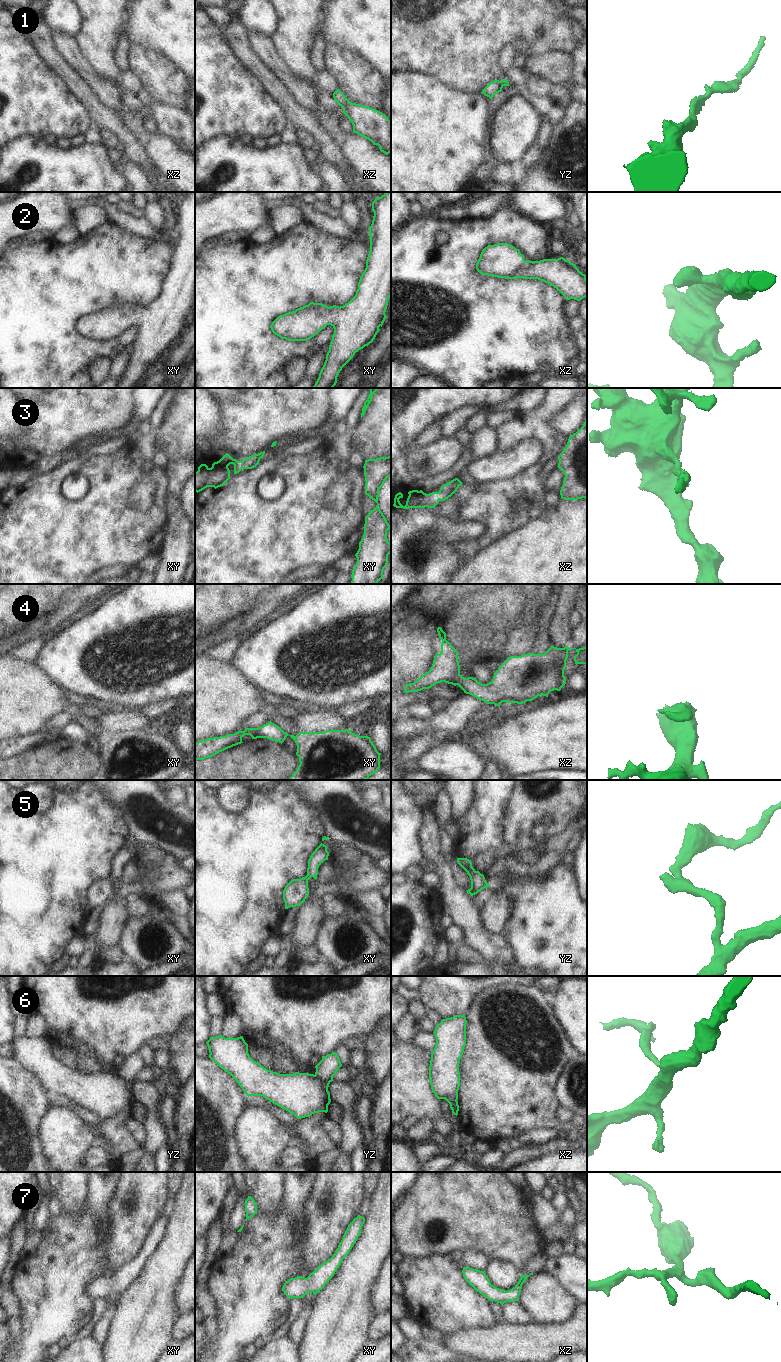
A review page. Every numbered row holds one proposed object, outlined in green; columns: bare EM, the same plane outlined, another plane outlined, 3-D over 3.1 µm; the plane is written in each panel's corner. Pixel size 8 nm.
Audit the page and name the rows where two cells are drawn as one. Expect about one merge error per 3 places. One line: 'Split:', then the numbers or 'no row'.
Split: 6

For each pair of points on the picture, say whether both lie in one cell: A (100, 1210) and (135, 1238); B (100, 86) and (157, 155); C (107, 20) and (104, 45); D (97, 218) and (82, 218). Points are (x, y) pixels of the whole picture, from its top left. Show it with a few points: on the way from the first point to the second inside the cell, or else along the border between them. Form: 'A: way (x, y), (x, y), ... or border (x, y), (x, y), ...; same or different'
A: border (114, 1194), (109, 1201), (108, 1221), (99, 1223); different
B: way (117, 103), (124, 109), (125, 114), (146, 138); same
C: way (104, 26), (104, 39); same
D: way (93, 218), (86, 218); same

